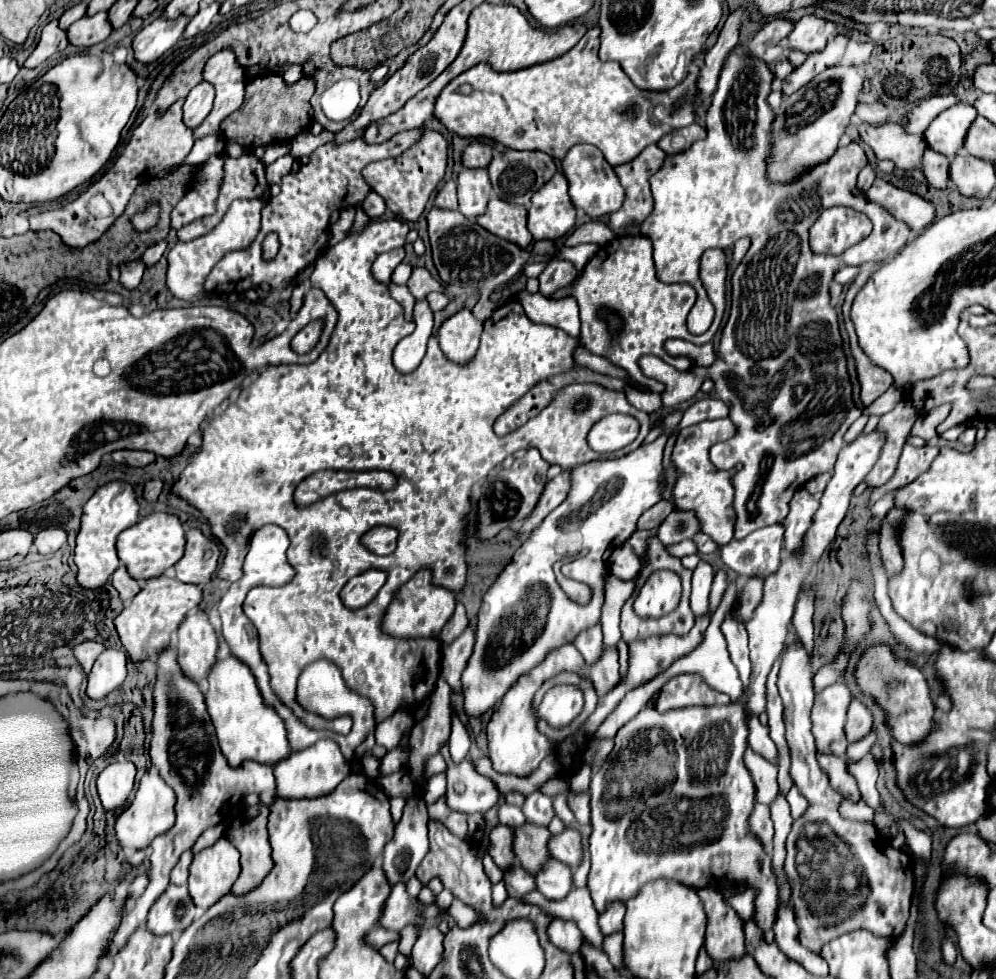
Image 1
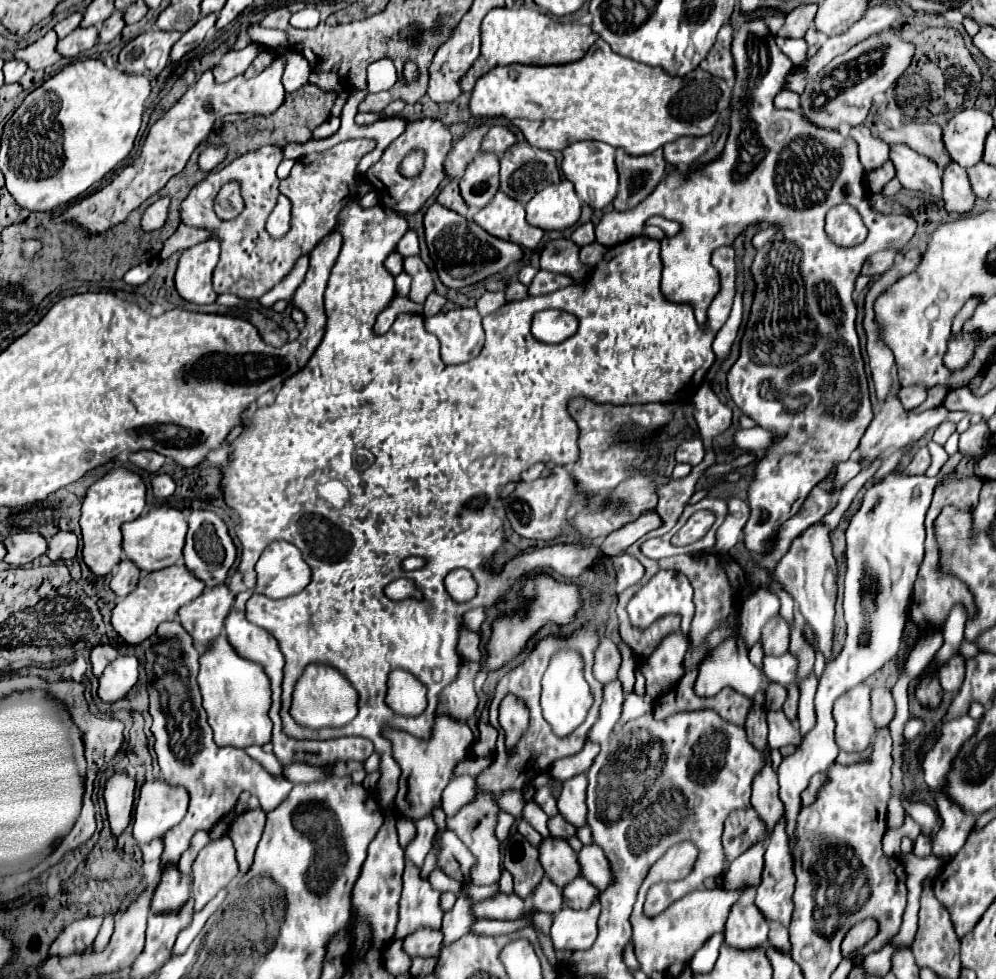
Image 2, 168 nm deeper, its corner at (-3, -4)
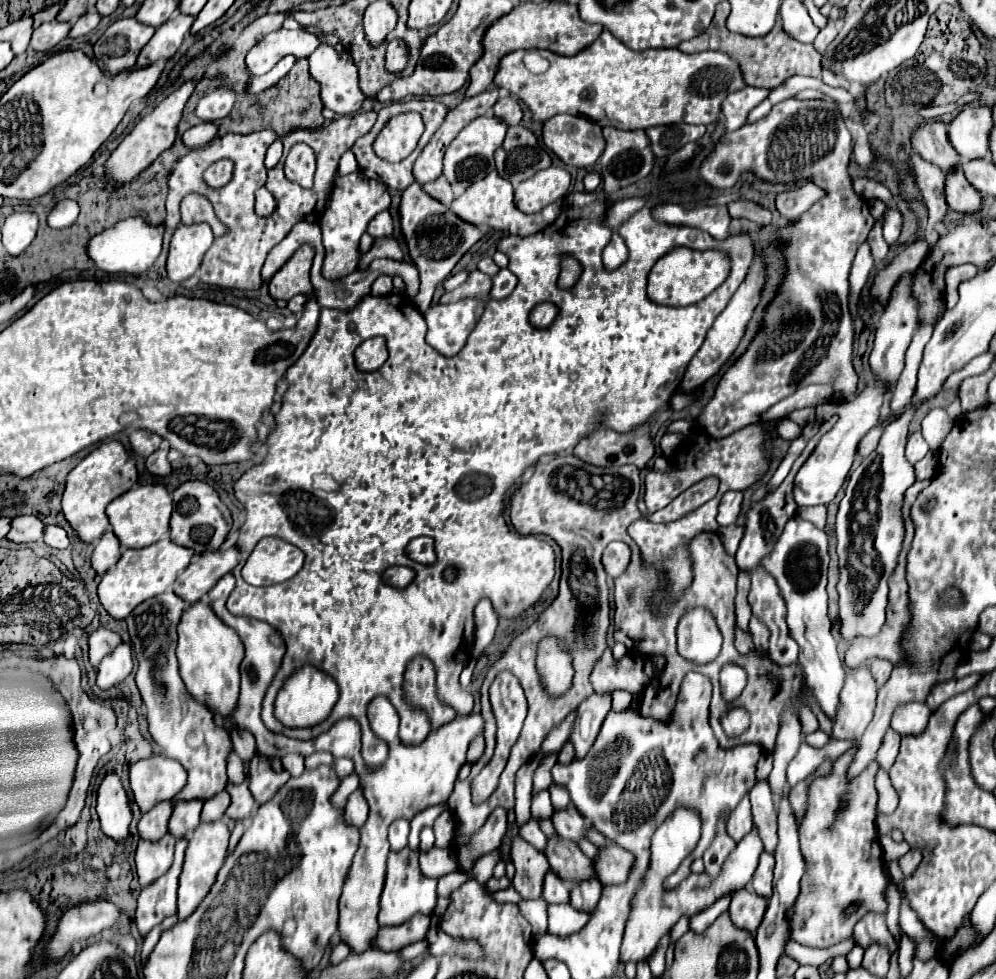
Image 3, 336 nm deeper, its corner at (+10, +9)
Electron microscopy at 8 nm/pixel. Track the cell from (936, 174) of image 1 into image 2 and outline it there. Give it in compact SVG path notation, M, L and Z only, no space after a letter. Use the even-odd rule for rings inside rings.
M950 163L942 173L942 197L944 207L950 213L964 215L974 209L976 195L972 193L966 169L962 169L958 163Z

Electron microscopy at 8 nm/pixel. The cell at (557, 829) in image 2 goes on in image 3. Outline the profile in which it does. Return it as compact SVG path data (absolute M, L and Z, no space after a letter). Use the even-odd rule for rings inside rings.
M569 804L569 808L565 810L557 810L551 816L551 822L555 826L555 832L563 838L569 838L573 842L577 842L579 838L585 836L585 832L591 826L585 826L585 818L577 812L577 808L573 804Z

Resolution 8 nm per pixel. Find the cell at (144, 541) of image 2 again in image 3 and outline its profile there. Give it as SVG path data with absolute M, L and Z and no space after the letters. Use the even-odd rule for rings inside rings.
M135 484L129 492L125 492L119 500L113 500L107 506L107 518L115 536L121 542L121 548L147 548L155 544L169 532L169 520L173 510L173 499L168 489L161 484Z

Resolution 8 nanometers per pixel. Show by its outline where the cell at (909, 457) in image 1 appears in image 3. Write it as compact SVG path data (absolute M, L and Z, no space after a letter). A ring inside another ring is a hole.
M913 432L913 434L909 436L909 440L907 440L907 450L905 450L907 460L909 460L911 464L915 464L915 462L919 462L921 458L925 458L927 452L929 452L929 446L927 446L927 442L923 440L921 432Z

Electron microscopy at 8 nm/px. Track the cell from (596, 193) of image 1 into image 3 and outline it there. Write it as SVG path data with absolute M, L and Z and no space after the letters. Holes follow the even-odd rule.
M553 116L543 124L543 140L567 166L583 170L593 170L605 152L601 126L583 116Z

